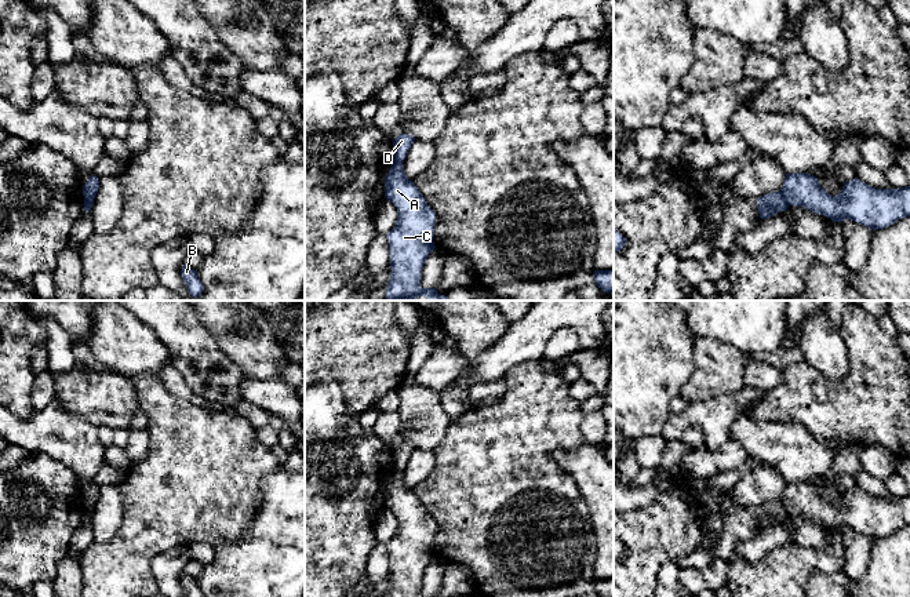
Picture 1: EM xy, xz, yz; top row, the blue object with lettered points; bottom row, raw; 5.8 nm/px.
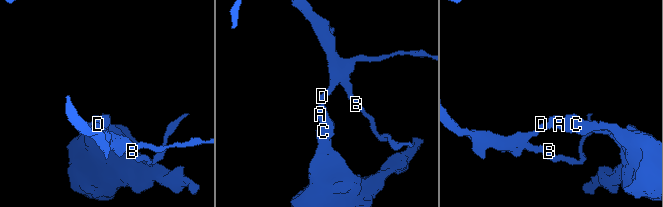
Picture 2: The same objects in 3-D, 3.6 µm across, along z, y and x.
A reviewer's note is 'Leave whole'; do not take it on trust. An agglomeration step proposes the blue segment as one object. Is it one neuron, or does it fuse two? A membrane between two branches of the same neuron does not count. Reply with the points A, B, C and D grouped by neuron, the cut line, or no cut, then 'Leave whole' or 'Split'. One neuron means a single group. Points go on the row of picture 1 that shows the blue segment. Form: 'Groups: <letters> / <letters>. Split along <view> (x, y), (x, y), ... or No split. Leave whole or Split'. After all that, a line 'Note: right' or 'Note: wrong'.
Groups: A C / B D. Split along yz (781, 192), (789, 204). Split
Note: wrong

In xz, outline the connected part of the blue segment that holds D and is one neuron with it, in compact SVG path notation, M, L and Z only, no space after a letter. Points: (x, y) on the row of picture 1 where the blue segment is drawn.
M400 134L393 139L393 161L404 163L411 145L415 142L412 135Z

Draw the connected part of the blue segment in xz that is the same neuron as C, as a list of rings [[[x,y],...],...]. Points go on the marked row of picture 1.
[[[393,163],[385,176],[385,199],[397,208],[396,226],[386,234],[392,273],[385,301],[418,301],[418,296],[425,296],[425,301],[448,301],[436,288],[421,287],[425,261],[436,248],[433,241],[436,212],[427,205],[414,182],[407,178],[403,163]]]

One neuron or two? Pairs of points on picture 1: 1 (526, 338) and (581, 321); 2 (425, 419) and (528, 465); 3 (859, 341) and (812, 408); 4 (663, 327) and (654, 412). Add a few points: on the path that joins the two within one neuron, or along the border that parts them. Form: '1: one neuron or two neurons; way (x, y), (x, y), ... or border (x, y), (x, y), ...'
1: one neuron; way (539, 324), (545, 319), (567, 319)
2: two neurons; border (452, 419), (443, 439), (432, 450)
3: one neuron; way (859, 363), (859, 382), (834, 407)
4: one neuron; way (654, 348), (654, 392)

